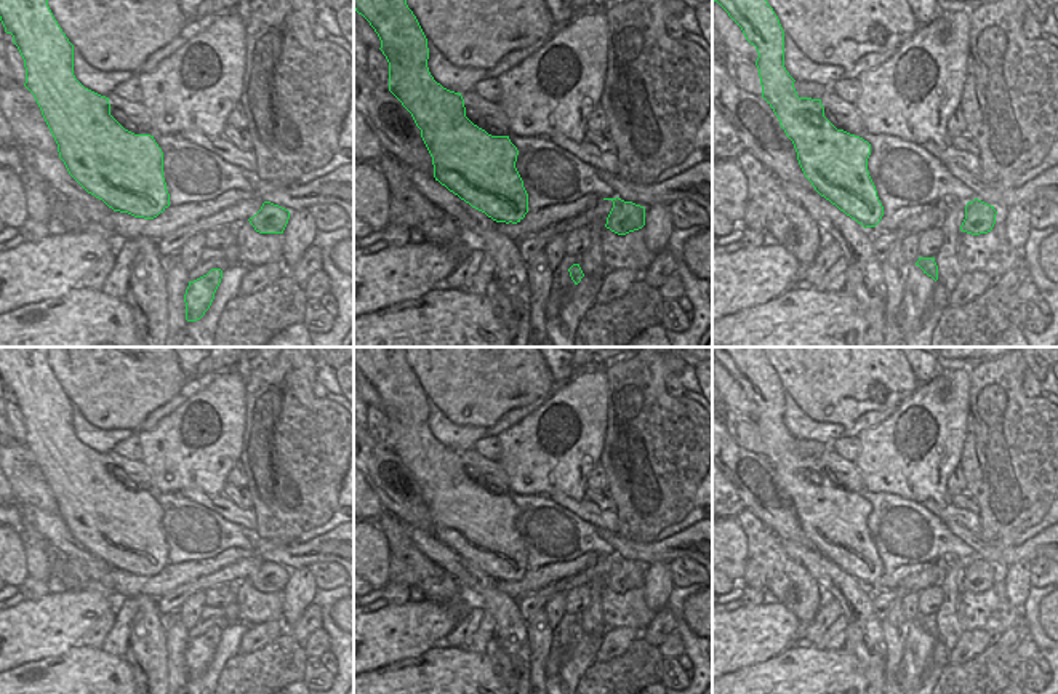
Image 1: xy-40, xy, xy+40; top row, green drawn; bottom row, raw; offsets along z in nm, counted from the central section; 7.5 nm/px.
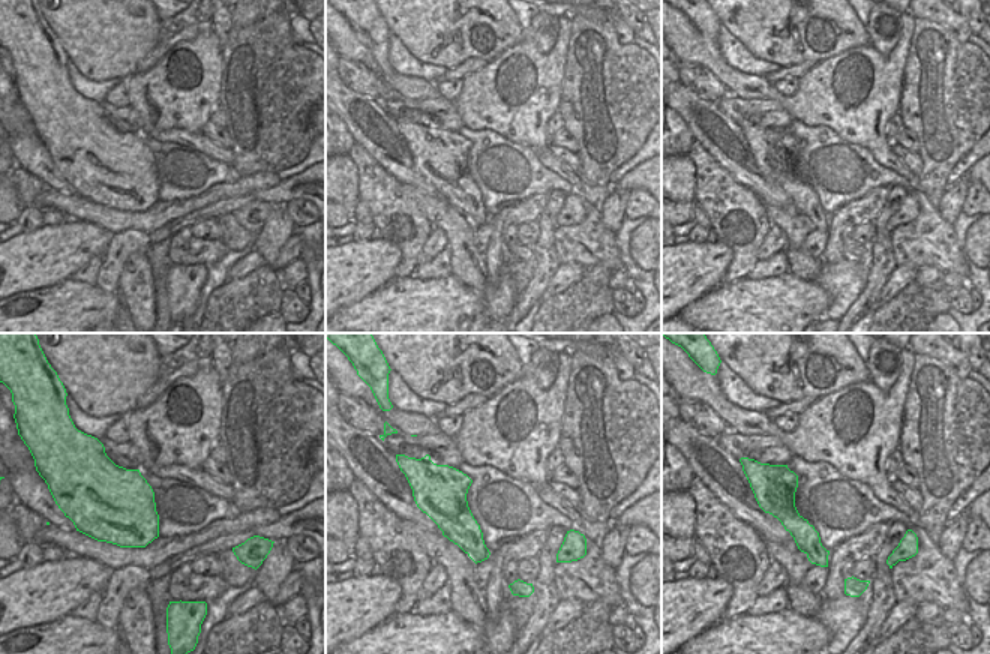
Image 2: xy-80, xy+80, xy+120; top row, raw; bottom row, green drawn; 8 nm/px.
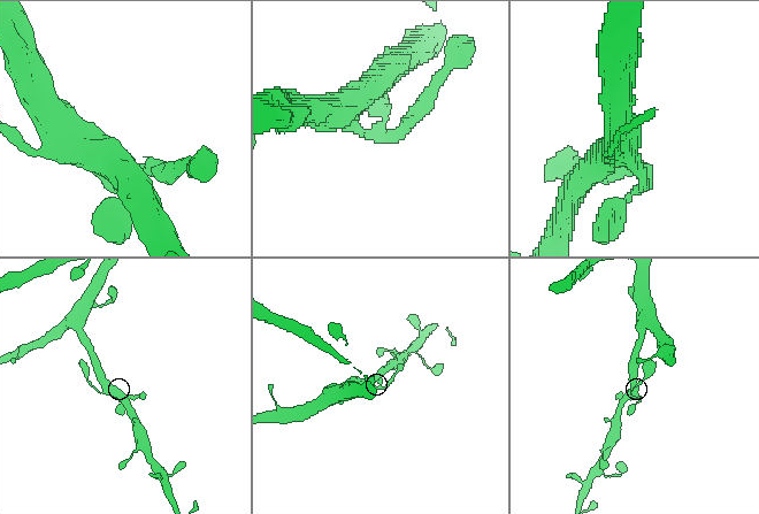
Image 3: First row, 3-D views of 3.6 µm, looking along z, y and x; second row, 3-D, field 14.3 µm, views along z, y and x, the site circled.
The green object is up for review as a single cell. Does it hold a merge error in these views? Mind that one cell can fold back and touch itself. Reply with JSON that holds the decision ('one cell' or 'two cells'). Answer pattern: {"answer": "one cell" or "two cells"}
{"answer": "two cells"}

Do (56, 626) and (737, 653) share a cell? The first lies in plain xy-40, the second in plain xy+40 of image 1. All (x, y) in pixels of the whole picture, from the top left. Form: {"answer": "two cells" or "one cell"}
{"answer": "one cell"}

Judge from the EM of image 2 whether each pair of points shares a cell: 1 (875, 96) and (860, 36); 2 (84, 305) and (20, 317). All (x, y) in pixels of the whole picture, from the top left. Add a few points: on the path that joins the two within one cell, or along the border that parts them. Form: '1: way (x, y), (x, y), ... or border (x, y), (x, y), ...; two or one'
1: border (869, 42), (830, 57); two
2: way (68, 308), (56, 317), (36, 317); one

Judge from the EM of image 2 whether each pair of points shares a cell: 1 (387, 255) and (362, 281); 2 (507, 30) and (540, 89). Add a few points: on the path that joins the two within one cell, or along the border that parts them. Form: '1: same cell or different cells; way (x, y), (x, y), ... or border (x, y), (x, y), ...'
1: same cell; way (381, 261), (368, 276)
2: different cells; border (525, 33), (519, 41), (488, 62)

